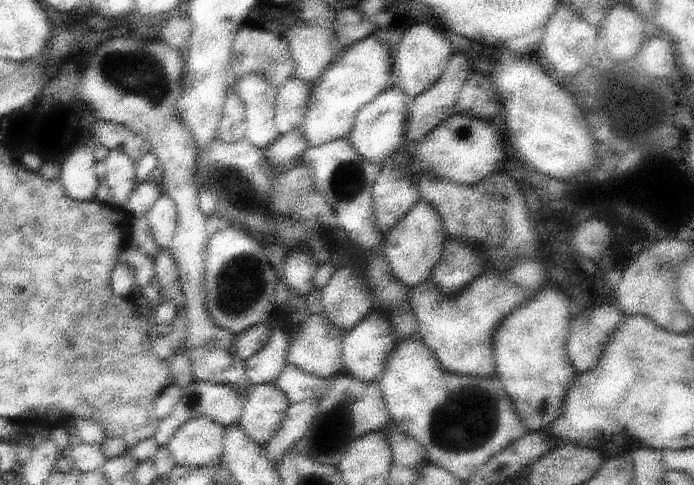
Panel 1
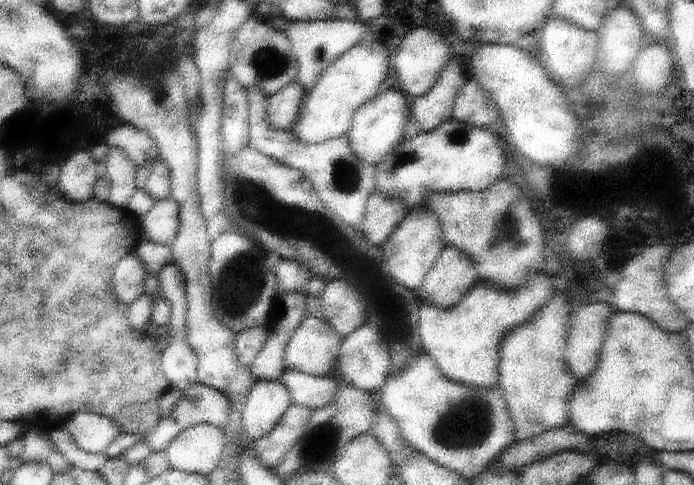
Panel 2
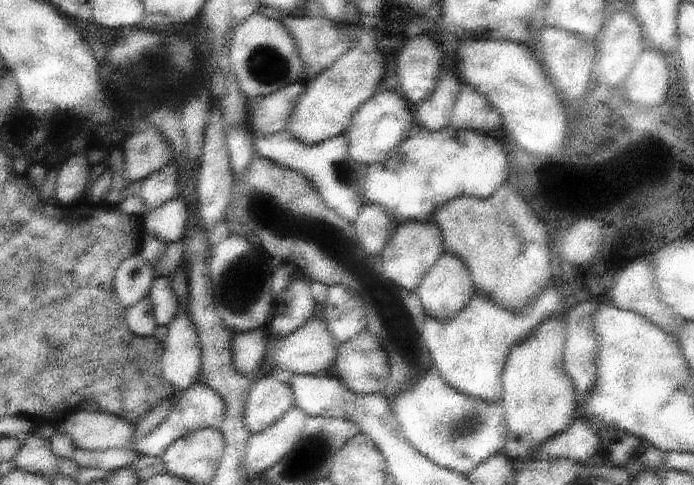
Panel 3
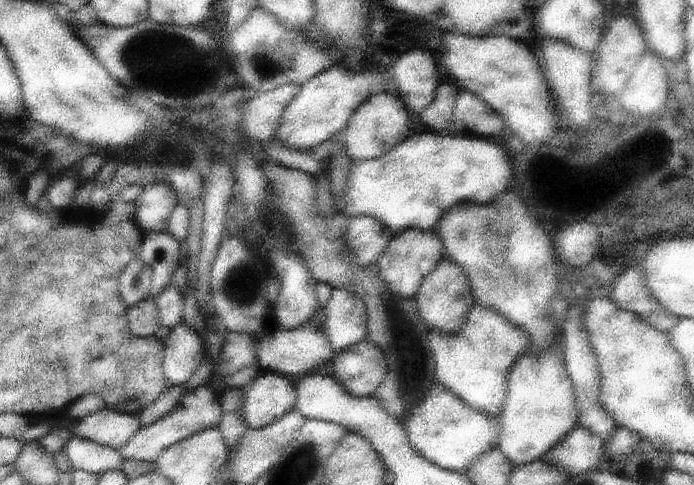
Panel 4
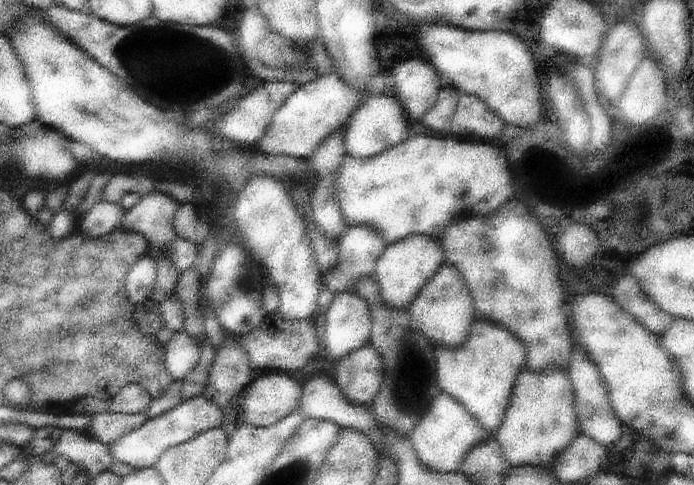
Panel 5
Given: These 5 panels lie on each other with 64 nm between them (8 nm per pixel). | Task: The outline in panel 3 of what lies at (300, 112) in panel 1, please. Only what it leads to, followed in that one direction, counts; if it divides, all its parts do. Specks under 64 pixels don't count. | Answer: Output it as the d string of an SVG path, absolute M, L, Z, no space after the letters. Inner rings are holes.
M303 82L287 84L279 88L277 92L271 92L271 96L261 96L251 104L251 116L253 116L253 132L257 134L277 134L277 132L287 132L287 126L291 122L291 116L297 108L299 98L305 92Z

